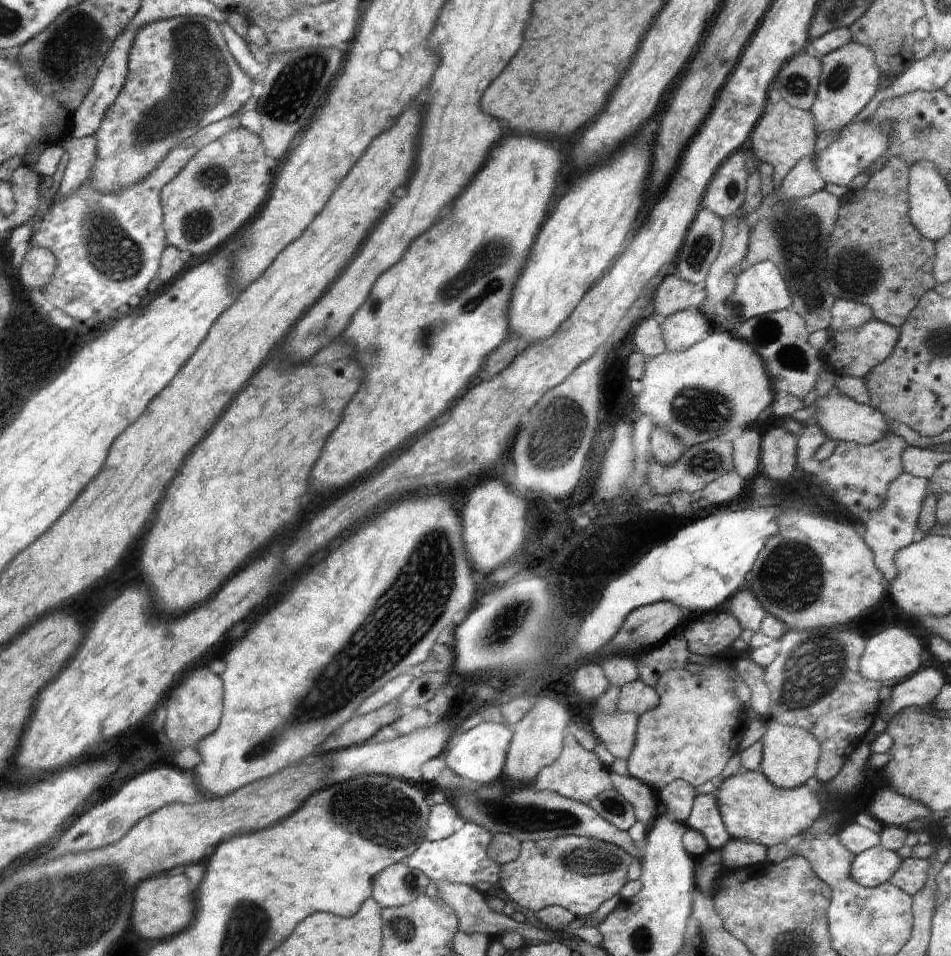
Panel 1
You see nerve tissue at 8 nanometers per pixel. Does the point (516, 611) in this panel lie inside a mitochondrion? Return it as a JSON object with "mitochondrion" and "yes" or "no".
{"mitochondrion":"yes"}

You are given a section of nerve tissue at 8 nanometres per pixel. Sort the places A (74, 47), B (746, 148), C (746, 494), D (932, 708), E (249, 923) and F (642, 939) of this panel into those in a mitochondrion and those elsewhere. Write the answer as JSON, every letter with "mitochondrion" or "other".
{"A":"mitochondrion","B":"other","C":"other","D":"other","E":"mitochondrion","F":"mitochondrion"}

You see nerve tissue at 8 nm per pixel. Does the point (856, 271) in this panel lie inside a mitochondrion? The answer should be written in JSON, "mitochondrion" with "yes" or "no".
{"mitochondrion":"yes"}

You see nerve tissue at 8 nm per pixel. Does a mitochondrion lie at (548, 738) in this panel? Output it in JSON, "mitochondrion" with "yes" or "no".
{"mitochondrion":"no"}

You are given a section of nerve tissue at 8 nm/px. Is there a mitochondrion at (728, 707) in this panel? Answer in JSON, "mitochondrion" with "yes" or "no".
{"mitochondrion":"no"}

